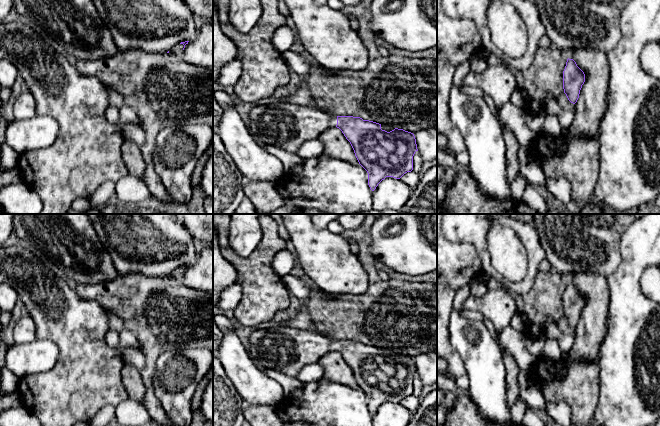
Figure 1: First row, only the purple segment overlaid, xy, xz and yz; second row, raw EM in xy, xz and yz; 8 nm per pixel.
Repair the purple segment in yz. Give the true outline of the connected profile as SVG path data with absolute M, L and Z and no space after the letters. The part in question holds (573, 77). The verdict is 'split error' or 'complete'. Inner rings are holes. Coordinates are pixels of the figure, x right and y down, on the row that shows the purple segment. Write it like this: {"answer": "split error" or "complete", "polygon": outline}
{"answer": "complete", "polygon": "M568 58L563 71L563 89L571 103L575 104L577 102L584 82L584 72L577 66L573 59Z"}

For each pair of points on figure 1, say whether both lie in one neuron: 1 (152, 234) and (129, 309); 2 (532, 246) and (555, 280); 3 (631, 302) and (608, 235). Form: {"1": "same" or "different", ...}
{"1": "different", "2": "different", "3": "different"}

